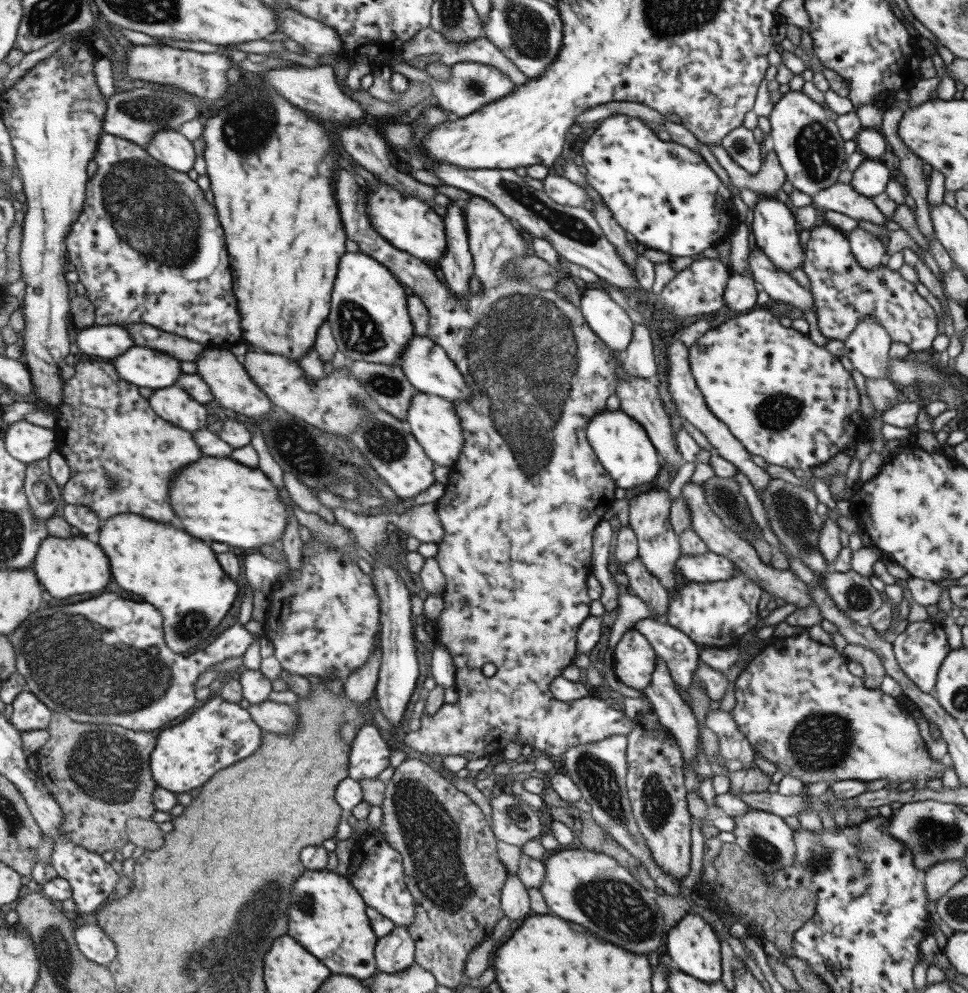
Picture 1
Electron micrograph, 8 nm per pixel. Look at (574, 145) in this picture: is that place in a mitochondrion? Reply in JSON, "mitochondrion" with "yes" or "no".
{"mitochondrion":"no"}

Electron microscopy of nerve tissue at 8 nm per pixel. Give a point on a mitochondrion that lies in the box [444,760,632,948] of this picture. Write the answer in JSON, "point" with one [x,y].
{"point":[516,819]}

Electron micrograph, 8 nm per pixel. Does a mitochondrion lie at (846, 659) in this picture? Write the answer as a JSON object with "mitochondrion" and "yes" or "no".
{"mitochondrion":"no"}

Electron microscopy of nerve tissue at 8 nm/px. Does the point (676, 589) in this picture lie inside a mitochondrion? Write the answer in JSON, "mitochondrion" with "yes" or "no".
{"mitochondrion":"no"}

